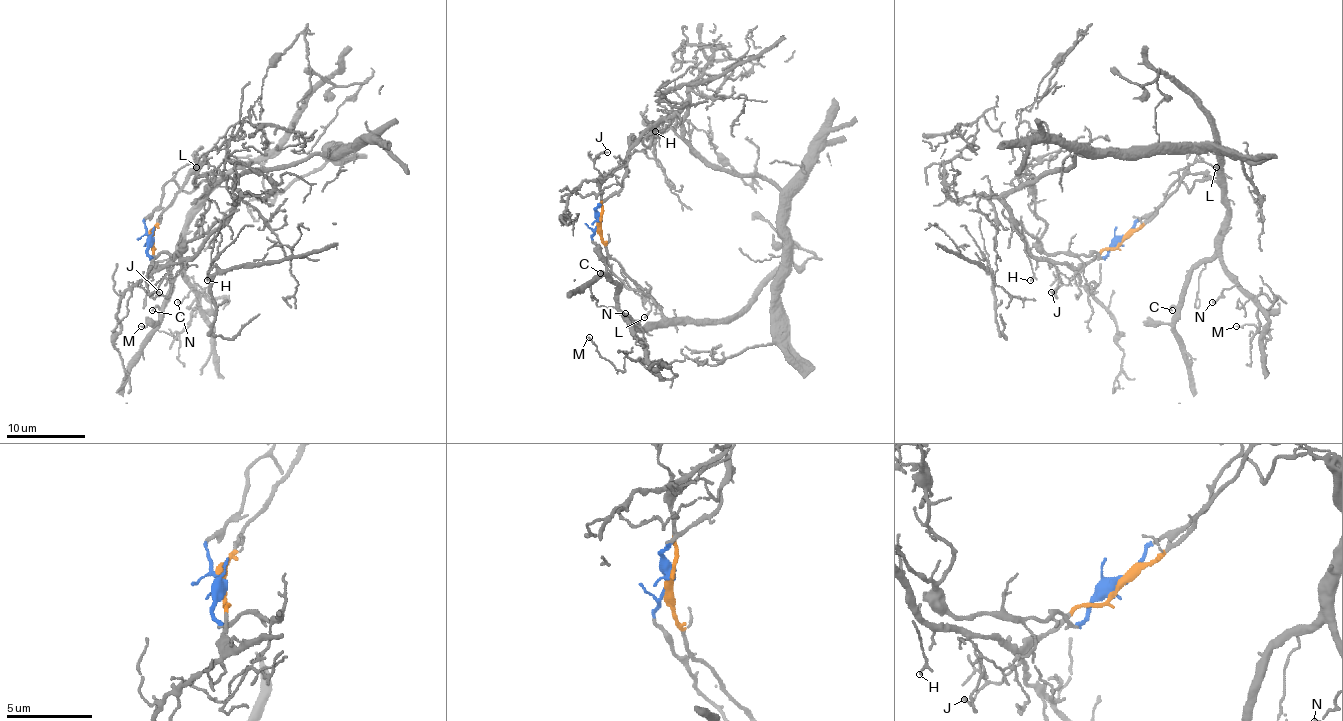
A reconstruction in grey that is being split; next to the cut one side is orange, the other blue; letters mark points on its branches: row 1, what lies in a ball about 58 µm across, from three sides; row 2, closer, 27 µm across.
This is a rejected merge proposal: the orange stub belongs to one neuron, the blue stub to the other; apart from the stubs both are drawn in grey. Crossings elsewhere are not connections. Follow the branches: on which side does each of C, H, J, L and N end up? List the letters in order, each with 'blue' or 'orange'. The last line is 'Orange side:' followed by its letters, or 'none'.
C: blue
H: orange
J: orange
L: orange
N: blue
Orange side: H, J, L

